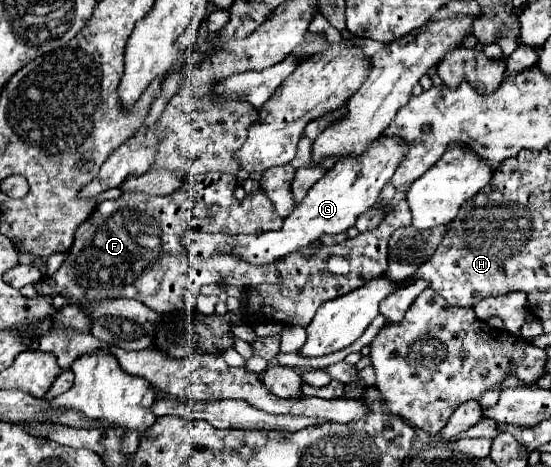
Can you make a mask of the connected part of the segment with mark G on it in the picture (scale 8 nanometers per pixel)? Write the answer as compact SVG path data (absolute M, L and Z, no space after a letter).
M381 135L379 139L375 139L375 143L371 143L371 147L367 147L367 151L363 151L363 155L353 155L353 157L347 155L347 159L337 161L335 167L327 171L323 179L319 179L309 189L305 199L285 219L281 231L237 235L237 237L187 231L183 235L183 243L189 255L193 257L199 257L199 255L207 257L219 251L233 251L233 253L243 255L255 265L275 261L283 255L297 251L299 247L309 247L311 241L319 239L321 233L343 233L349 227L353 227L355 219L377 201L385 183L391 181L391 175L395 173L395 167L399 167L399 163L403 161L403 155L407 155L407 143L403 143L403 139L395 135Z

